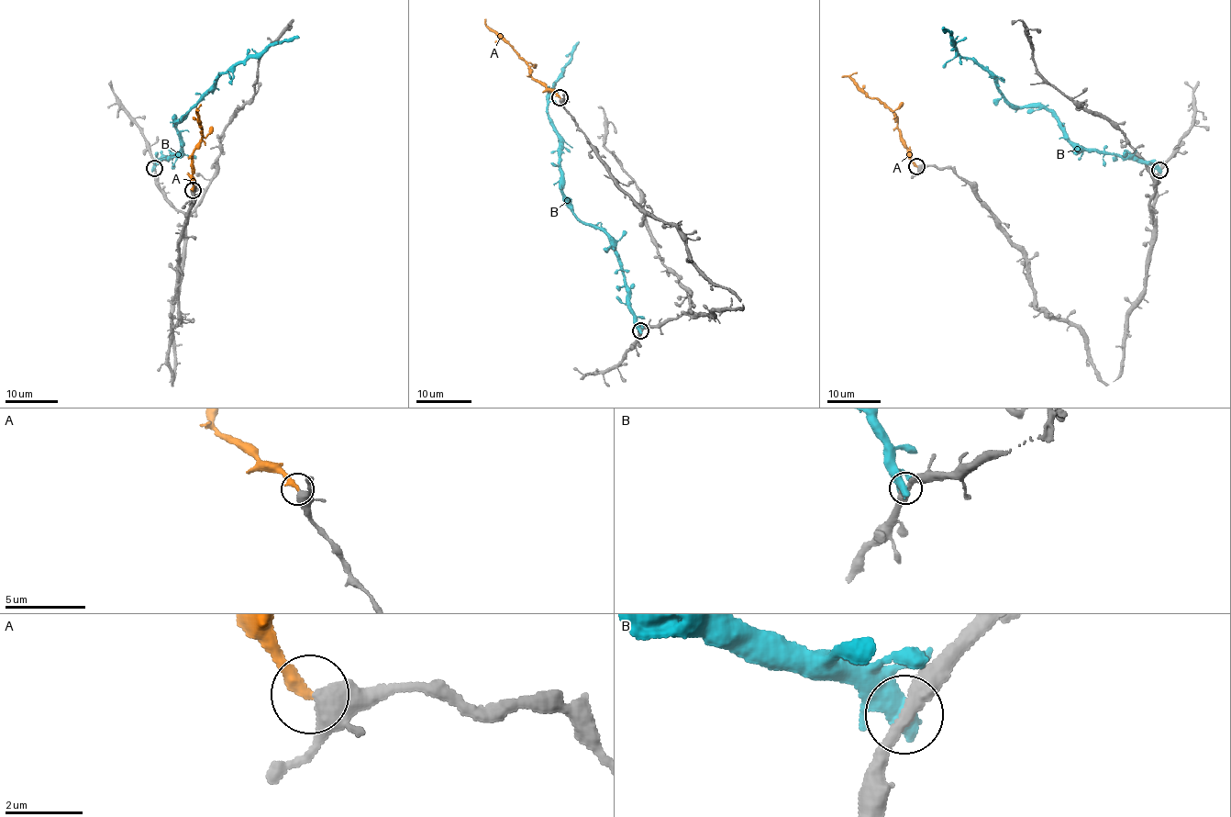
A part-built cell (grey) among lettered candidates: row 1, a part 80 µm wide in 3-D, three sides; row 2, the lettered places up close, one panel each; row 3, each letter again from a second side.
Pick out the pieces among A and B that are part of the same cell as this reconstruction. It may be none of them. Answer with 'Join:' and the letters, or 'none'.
Join: A

